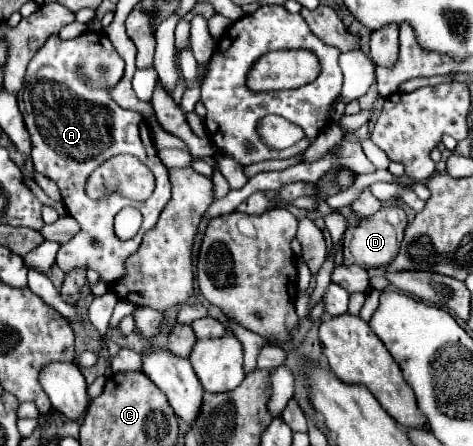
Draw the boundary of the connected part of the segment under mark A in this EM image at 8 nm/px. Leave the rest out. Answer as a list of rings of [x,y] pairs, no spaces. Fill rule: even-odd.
[[[86,31],[80,37],[68,41],[52,35],[28,63],[22,99],[26,107],[26,127],[32,139],[34,169],[58,183],[68,215],[74,217],[80,225],[80,231],[66,245],[60,247],[56,263],[64,273],[70,273],[72,269],[94,269],[100,273],[102,281],[114,283],[124,275],[124,259],[140,247],[142,235],[156,225],[162,209],[168,205],[170,181],[168,169],[158,157],[158,151],[150,139],[150,129],[146,129],[144,119],[140,127],[140,115],[118,107],[104,89],[106,85],[116,85],[124,73],[122,57],[116,53],[114,45],[112,51],[106,45],[112,45],[110,39],[106,39],[104,33],[96,31]],[[74,63],[76,67],[82,67],[86,71],[86,85],[78,75],[76,81],[70,79]],[[118,153],[130,153],[138,157],[154,173],[156,191],[148,201],[136,203],[122,197],[120,193],[108,193],[104,199],[94,201],[84,193],[86,181],[94,173],[94,169]],[[128,205],[136,207],[142,213],[144,223],[136,237],[132,237],[130,241],[120,241],[114,235],[112,223],[114,215]],[[92,239],[98,239],[98,245],[94,245]]]

